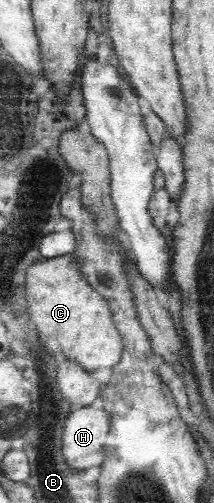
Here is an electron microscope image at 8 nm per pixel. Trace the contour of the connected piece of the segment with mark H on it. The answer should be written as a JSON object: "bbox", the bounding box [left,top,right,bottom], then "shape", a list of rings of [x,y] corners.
{"bbox":[61,406,109,471],"shape":[[[90,406],[71,411],[62,426],[61,455],[65,464],[83,471],[99,466],[98,456],[109,440],[108,413]]]}

